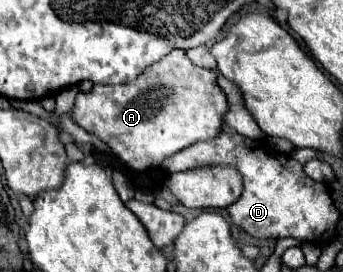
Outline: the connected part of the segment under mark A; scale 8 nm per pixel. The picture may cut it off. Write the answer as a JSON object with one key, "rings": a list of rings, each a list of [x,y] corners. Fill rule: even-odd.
{"rings":[[[172,50],[162,60],[148,66],[134,82],[122,86],[104,86],[96,84],[92,92],[78,94],[76,104],[72,108],[72,118],[86,132],[98,136],[102,142],[110,146],[110,150],[124,160],[128,166],[160,166],[164,158],[174,156],[178,150],[192,146],[196,142],[214,140],[224,126],[224,114],[228,112],[226,94],[216,84],[216,74],[212,70],[200,68],[192,64],[184,50]]]}

